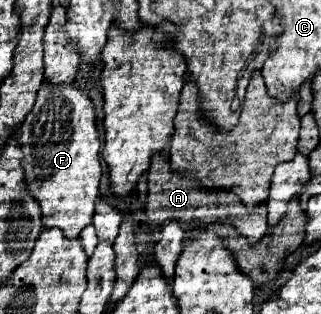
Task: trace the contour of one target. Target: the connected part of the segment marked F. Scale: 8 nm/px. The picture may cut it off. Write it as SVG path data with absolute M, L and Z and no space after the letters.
M43 82L33 110L25 116L25 124L21 124L19 142L25 154L25 180L31 196L39 200L43 226L57 226L67 238L79 236L79 232L93 220L101 180L101 142L95 122L95 106L89 94L75 84L53 88L53 84Z

